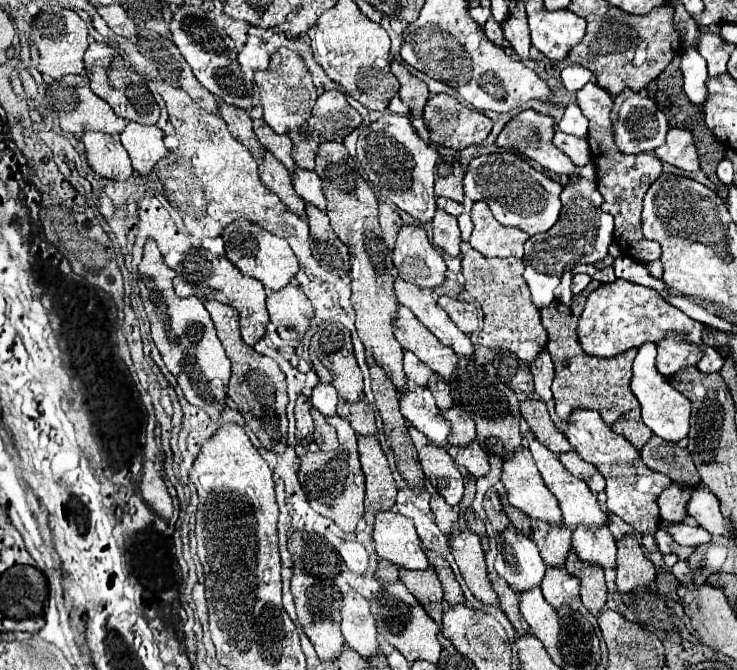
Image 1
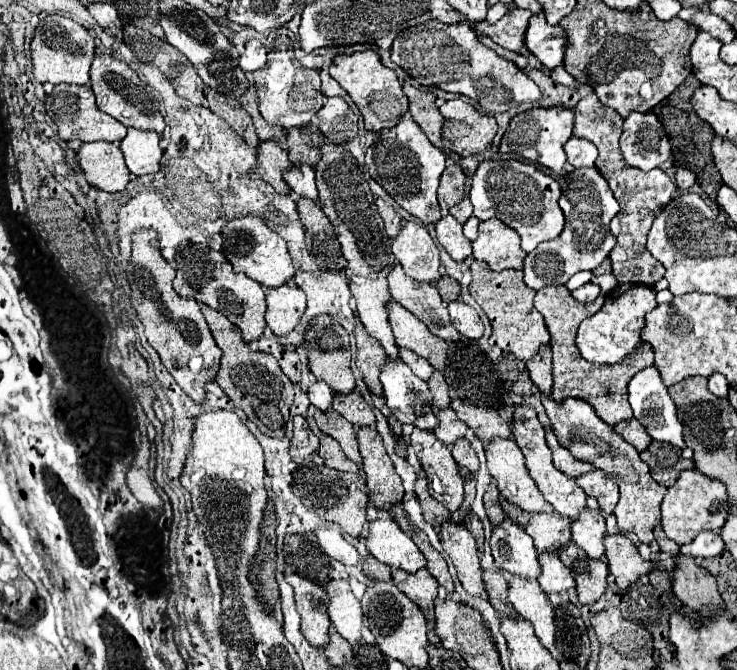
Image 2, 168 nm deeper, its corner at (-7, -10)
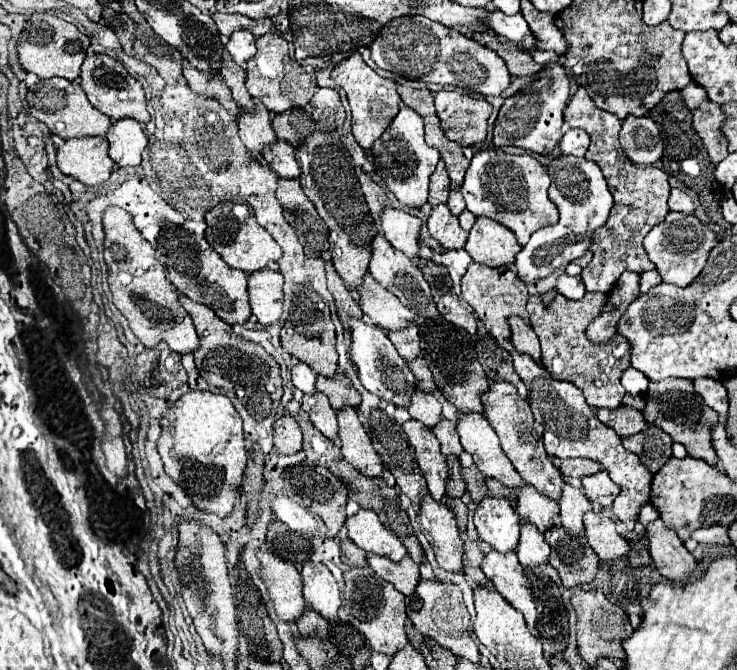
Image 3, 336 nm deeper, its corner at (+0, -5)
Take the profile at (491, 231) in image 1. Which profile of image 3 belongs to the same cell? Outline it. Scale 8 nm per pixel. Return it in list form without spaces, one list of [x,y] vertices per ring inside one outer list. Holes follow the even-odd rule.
[[[482,216],[470,230],[464,250],[472,256],[474,262],[498,268],[514,264],[516,254],[522,250],[522,246],[506,226]]]

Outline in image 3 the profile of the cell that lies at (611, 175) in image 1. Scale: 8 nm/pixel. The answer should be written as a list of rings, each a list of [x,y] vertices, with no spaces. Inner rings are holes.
[[[578,88],[576,94],[572,96],[572,100],[568,102],[568,106],[564,110],[564,120],[572,128],[582,128],[588,132],[592,142],[586,152],[586,158],[594,160],[600,166],[600,170],[608,182],[608,190],[614,196],[614,206],[612,206],[608,222],[602,228],[594,230],[594,234],[592,234],[590,252],[594,256],[592,256],[590,264],[582,270],[582,280],[586,284],[586,290],[606,294],[614,288],[616,280],[620,278],[620,274],[624,270],[642,274],[642,272],[654,268],[654,264],[650,262],[650,258],[642,246],[642,240],[652,230],[652,226],[662,222],[668,214],[668,204],[666,204],[668,196],[670,196],[668,174],[656,166],[640,168],[640,166],[632,164],[630,158],[626,158],[626,154],[622,152],[622,148],[618,144],[618,132],[622,128],[622,122],[614,114],[596,108],[584,88]]]

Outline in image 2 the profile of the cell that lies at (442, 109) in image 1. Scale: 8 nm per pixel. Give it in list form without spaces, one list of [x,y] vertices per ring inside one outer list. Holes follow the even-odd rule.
[[[461,99],[445,101],[439,109],[445,119],[441,129],[443,149],[453,151],[461,157],[485,153],[491,149],[493,137],[497,133],[493,115],[481,113]]]

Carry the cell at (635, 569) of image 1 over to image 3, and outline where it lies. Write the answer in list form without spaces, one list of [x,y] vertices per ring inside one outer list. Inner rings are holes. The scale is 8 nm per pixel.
[[[586,512],[584,514],[584,528],[588,544],[594,548],[600,560],[610,562],[614,558],[626,556],[630,546],[624,536],[616,532],[616,524],[608,512]]]

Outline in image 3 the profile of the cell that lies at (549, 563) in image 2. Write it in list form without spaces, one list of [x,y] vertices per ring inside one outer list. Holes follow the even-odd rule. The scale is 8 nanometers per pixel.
[[[520,520],[520,540],[516,546],[516,556],[520,564],[528,568],[540,566],[548,562],[548,554],[550,554],[550,546],[546,544],[542,532],[538,532],[534,524]]]

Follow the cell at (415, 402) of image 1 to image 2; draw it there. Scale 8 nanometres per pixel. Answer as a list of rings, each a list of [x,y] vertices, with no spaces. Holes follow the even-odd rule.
[[[387,359],[387,365],[383,367],[383,373],[381,373],[381,383],[383,383],[383,389],[385,389],[385,399],[387,399],[387,407],[391,409],[393,417],[399,421],[399,423],[409,423],[413,427],[419,427],[423,431],[433,431],[437,427],[437,415],[433,413],[433,401],[431,401],[431,391],[427,387],[425,381],[417,379],[417,375],[401,361],[391,361]]]

